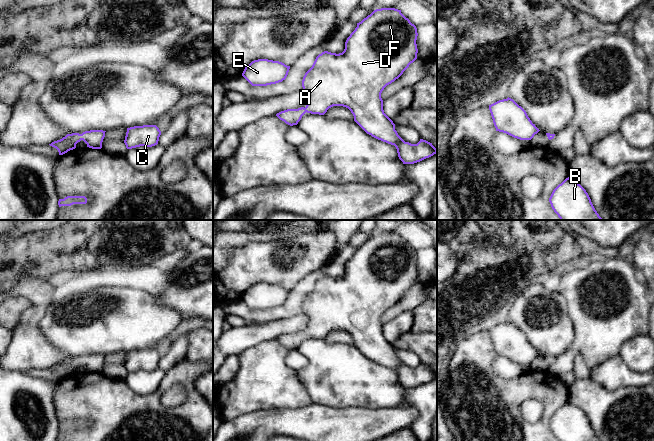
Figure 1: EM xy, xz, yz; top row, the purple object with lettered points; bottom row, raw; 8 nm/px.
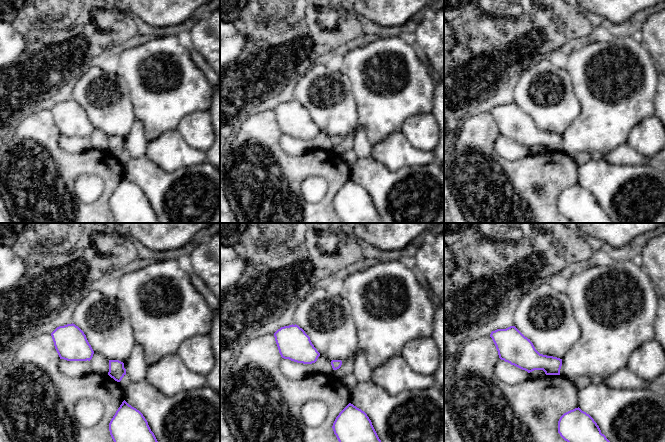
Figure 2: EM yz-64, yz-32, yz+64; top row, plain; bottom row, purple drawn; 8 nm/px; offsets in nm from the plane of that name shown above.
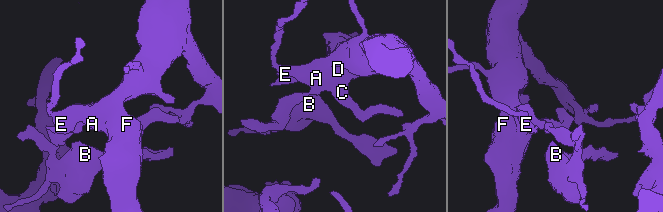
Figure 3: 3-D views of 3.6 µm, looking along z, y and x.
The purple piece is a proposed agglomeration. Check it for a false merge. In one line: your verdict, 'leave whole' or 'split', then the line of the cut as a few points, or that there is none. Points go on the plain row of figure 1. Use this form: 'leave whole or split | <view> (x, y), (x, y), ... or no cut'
leave whole | no cut

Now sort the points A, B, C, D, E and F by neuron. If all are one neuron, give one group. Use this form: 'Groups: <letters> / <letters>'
Groups: A B C D E F

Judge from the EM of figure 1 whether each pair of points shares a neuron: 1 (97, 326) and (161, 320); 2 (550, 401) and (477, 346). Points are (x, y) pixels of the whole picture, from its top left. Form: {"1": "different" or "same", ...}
{"1": "same", "2": "same"}

